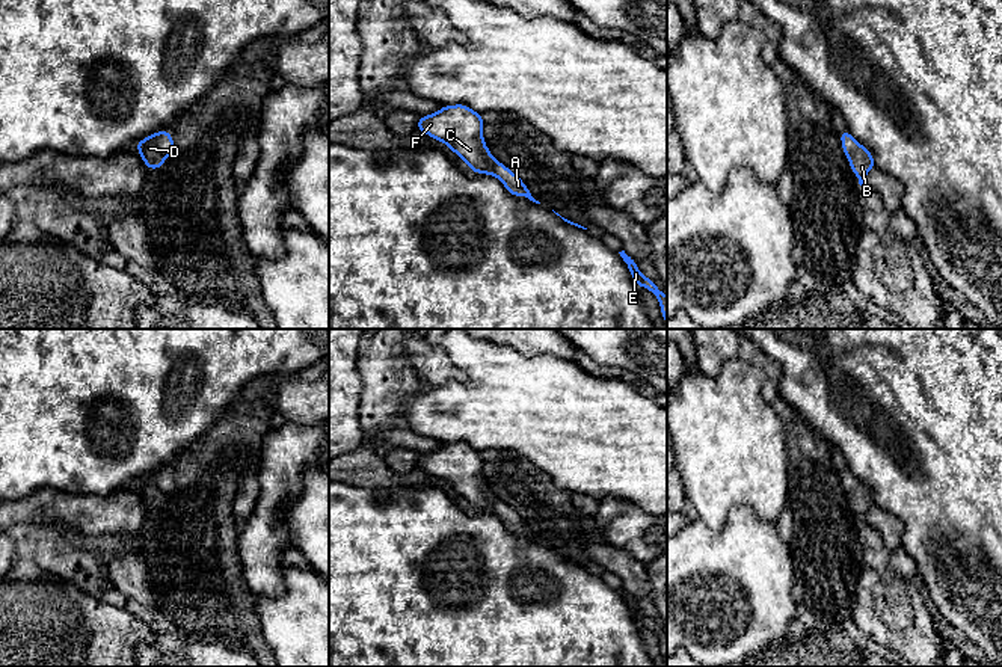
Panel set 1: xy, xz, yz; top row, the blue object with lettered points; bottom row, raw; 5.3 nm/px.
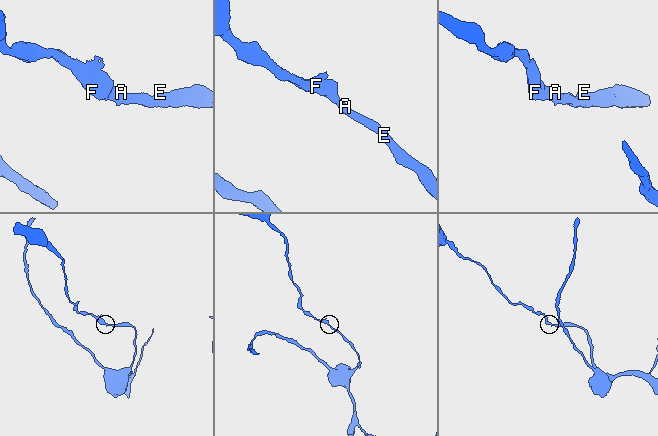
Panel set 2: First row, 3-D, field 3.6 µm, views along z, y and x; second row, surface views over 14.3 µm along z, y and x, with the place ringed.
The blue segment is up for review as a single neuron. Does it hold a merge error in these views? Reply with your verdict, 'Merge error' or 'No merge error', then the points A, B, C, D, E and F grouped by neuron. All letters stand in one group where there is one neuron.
No merge error. Groups: A B C D E F

